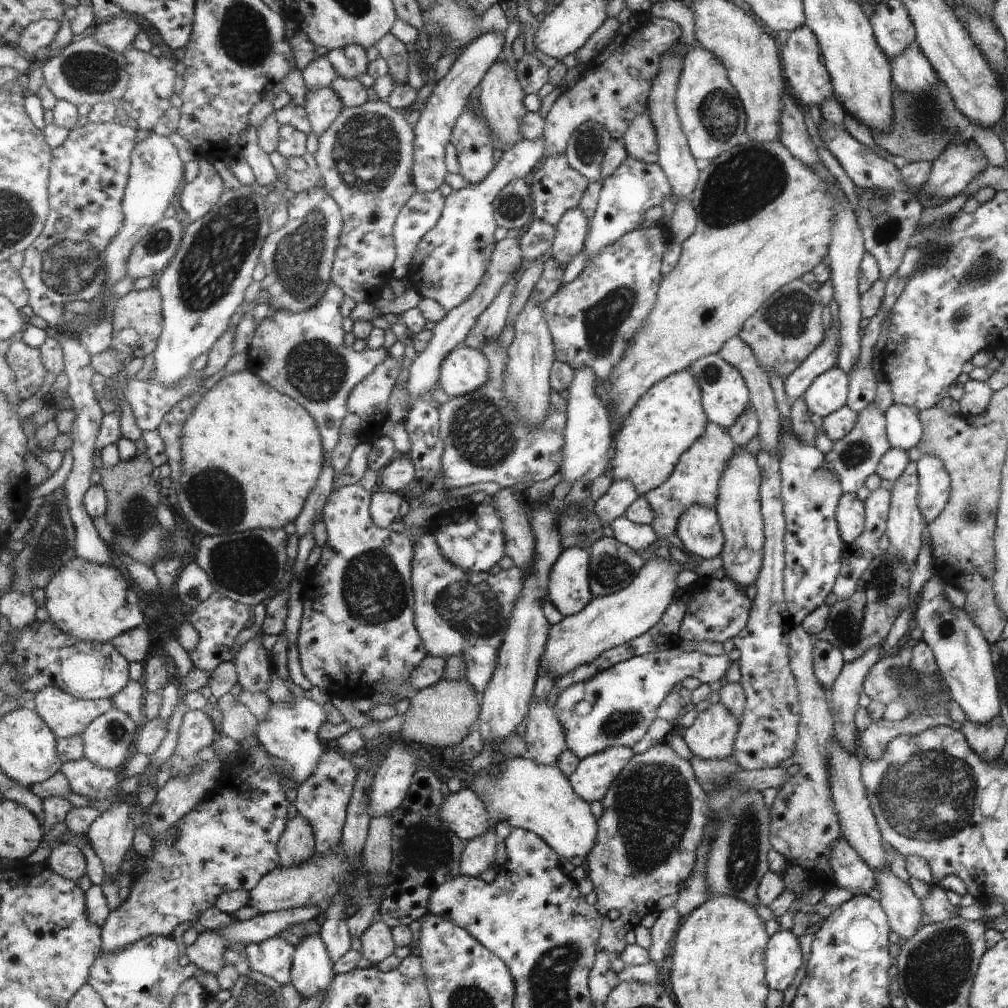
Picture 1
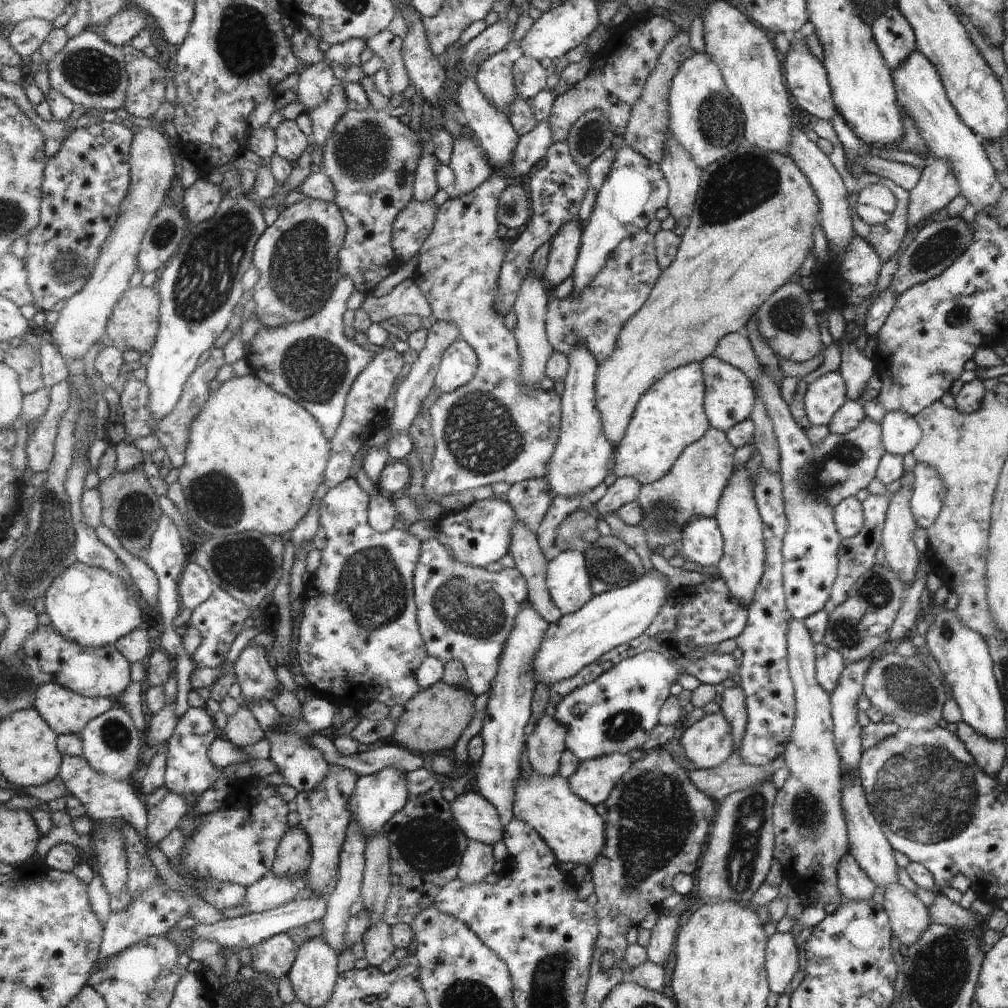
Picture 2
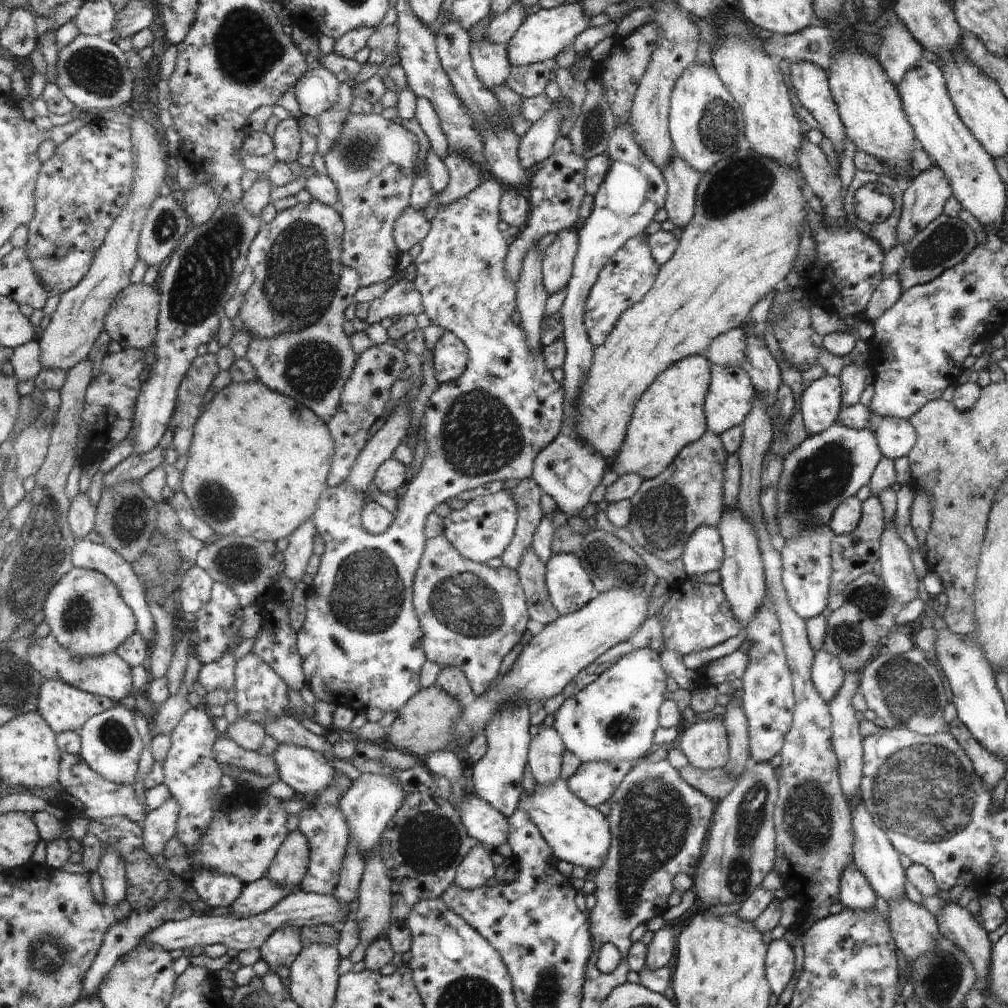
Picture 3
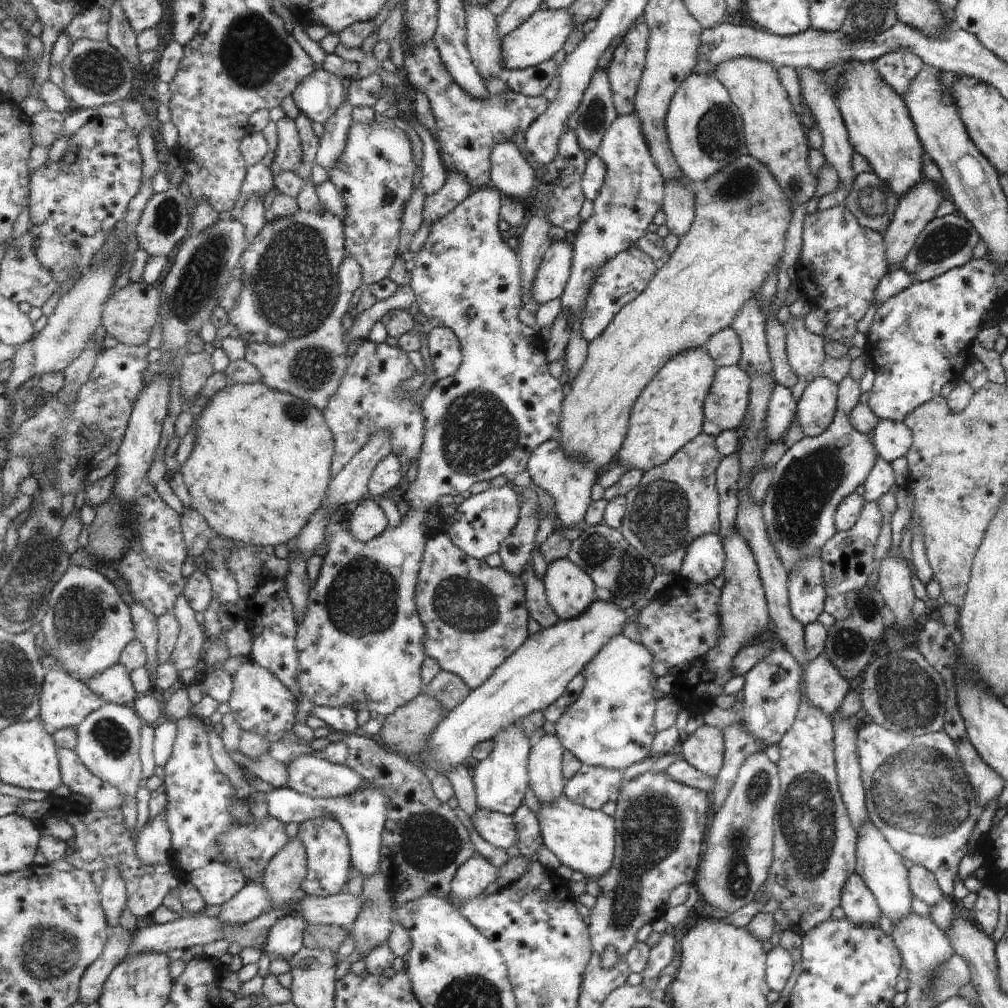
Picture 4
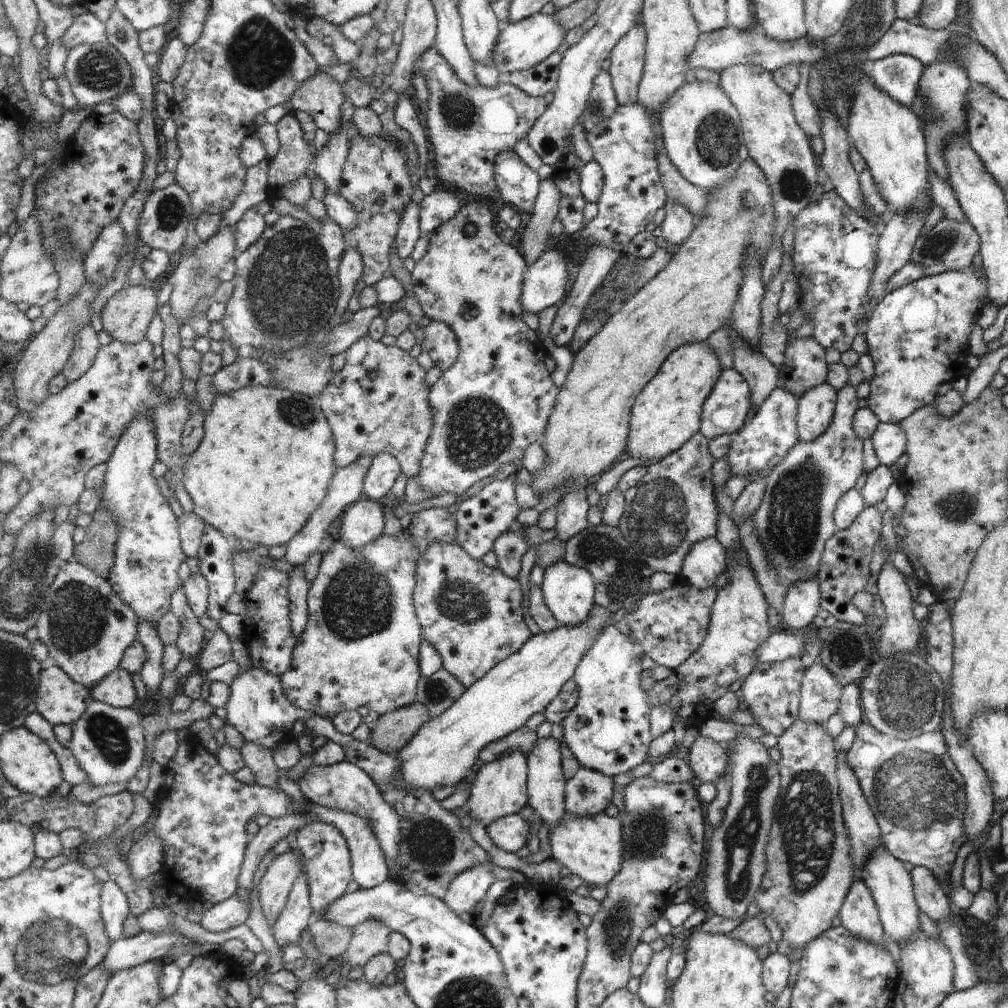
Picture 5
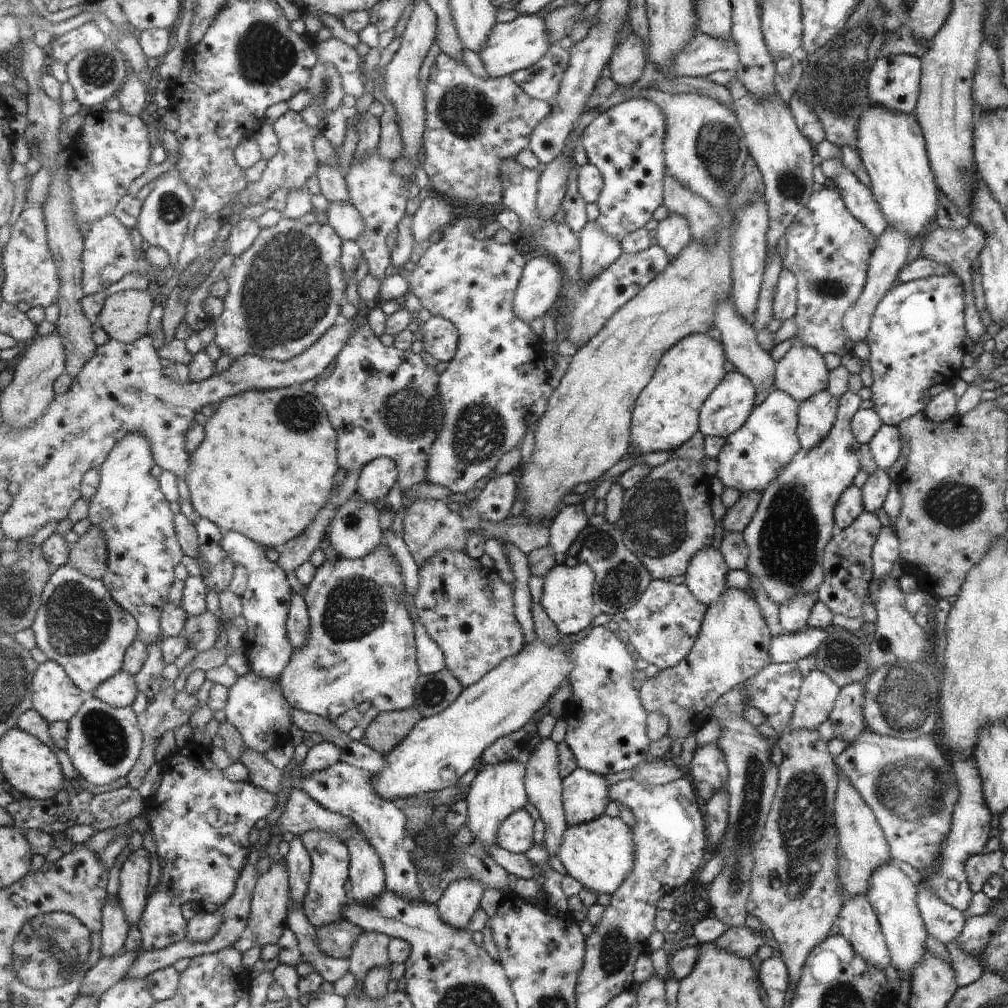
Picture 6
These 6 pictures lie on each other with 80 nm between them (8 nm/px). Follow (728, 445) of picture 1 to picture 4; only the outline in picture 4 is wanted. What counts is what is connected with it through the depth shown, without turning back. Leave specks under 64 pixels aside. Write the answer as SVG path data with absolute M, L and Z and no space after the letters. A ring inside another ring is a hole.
M703 432L695 440L692 440L689 444L686 444L668 463L665 463L663 466L647 471L643 480L639 483L636 489L633 489L627 497L627 512L625 513L623 524L619 530L625 534L624 537L630 542L631 545L636 547L640 552L641 556L645 557L647 560L650 560L656 567L660 567L665 572L672 572L679 574L681 567L684 563L685 555L688 551L688 546L700 536L706 534L718 533L720 531L720 519L719 519L719 496L718 492L715 492L715 487L713 484L716 484L716 470L719 466L720 460L723 458L720 455L720 452L715 447L714 436L709 436L709 434Z

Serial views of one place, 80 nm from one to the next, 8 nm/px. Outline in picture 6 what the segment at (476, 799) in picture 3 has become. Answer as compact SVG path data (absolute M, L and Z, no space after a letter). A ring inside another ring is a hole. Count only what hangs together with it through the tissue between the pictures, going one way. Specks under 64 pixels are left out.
M523 809L514 812L502 822L497 833L497 842L513 854L524 853L533 848L533 832L535 832L535 820Z

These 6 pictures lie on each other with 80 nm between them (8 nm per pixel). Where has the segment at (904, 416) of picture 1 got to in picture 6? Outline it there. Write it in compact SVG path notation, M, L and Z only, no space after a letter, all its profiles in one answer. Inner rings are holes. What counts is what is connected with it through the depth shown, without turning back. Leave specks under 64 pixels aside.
M881 425L868 442L869 452L877 469L884 471L897 460L902 453L900 434L893 425Z

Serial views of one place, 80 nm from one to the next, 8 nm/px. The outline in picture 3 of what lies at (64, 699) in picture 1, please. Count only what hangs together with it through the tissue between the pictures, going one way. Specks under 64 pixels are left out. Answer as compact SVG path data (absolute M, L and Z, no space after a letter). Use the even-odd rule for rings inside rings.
M43 680L37 711L57 733L78 732L92 716L117 704L109 697L85 692L65 681Z

